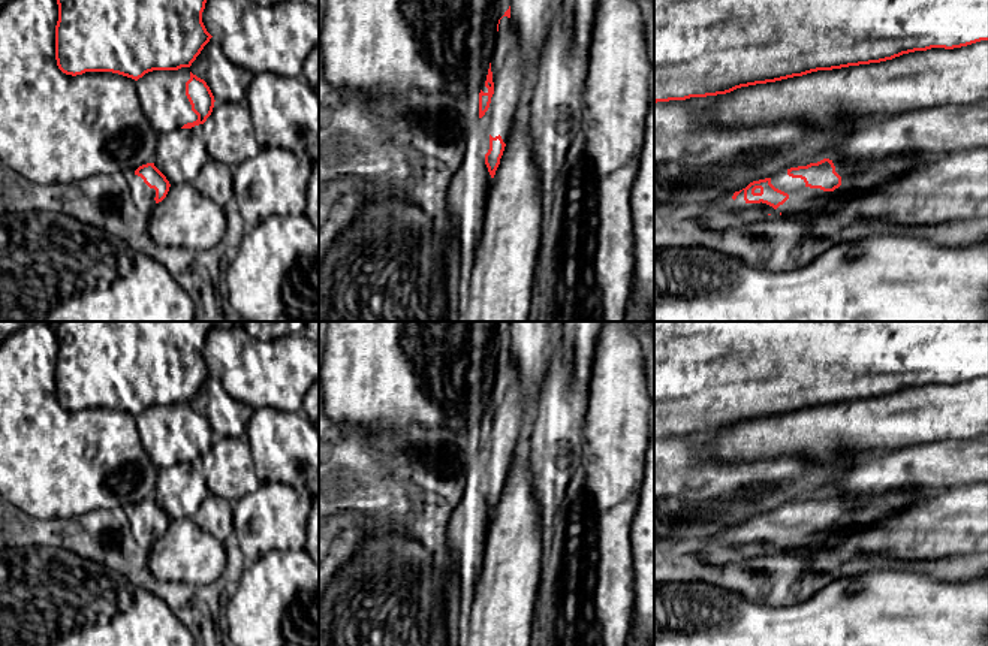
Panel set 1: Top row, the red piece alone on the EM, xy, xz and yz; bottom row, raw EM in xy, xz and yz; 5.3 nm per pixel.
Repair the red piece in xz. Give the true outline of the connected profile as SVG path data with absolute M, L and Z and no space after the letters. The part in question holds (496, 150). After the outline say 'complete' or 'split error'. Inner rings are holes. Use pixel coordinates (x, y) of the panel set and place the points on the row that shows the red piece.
M490 135L490 150L485 154L485 164L488 167L491 178L494 178L495 175L495 170L500 164L500 159L503 156L504 147L506 144L503 142L500 135L495 138Z; complete

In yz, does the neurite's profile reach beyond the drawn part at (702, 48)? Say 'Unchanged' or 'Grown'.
Unchanged

